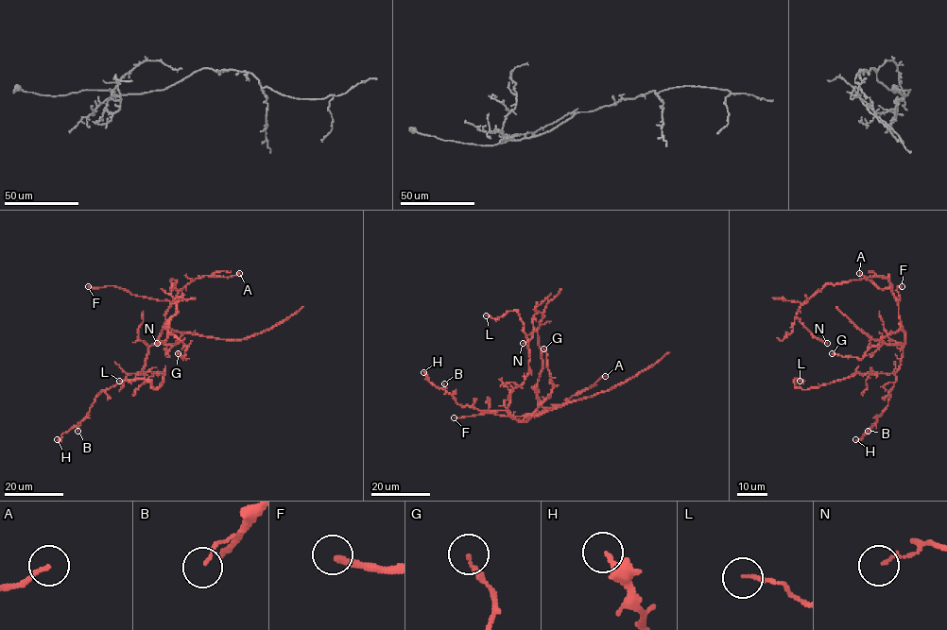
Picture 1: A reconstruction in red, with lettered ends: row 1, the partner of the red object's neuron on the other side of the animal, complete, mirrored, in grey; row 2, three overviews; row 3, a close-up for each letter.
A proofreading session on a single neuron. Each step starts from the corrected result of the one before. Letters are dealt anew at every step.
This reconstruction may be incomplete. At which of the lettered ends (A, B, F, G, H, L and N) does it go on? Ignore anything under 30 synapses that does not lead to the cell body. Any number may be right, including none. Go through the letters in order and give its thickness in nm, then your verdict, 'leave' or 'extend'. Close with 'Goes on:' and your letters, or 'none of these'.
A: 140 nm | leave
B: 100 nm | leave
F: 240 nm | leave
G: 240 nm | leave
H: 320 nm | leave
L: 140 nm | leave
N: 120 nm | leave
Goes on: none of these

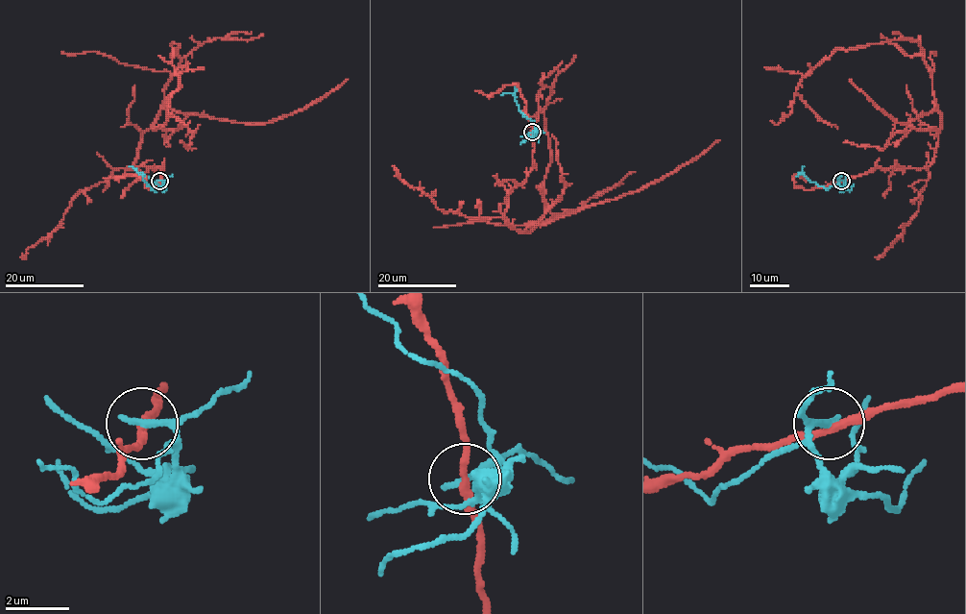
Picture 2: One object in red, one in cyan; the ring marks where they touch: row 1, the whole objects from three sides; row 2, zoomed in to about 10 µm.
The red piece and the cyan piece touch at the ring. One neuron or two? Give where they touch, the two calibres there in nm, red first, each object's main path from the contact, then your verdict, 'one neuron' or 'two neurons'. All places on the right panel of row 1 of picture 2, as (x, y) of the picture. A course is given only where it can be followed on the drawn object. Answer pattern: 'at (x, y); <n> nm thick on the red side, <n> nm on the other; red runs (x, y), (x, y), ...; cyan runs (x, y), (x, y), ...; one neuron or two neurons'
at (841, 181); 240 nm thick on the red side, 240 nm on the other; red runs (841, 181), (929, 165), (940, 115), (925, 59), (881, 42), (835, 50), (809, 71), (796, 93), (837, 128); cyan runs (841, 181), (826, 189), (804, 175), (802, 167), (805, 166); two neurons

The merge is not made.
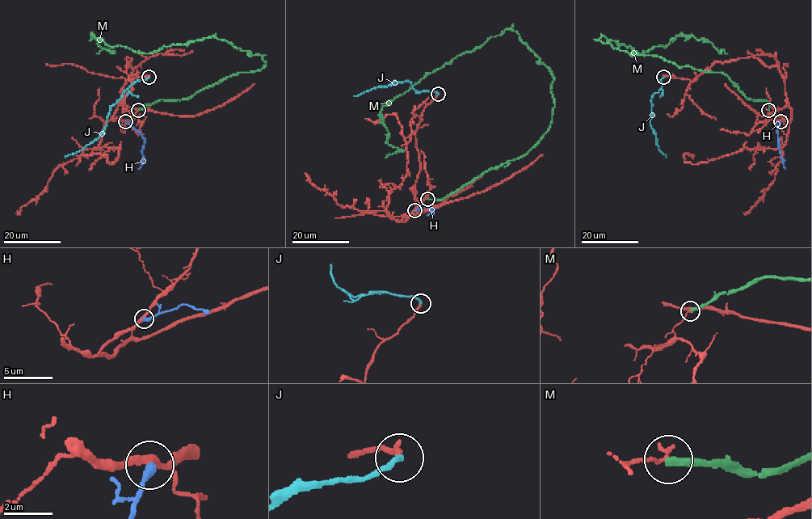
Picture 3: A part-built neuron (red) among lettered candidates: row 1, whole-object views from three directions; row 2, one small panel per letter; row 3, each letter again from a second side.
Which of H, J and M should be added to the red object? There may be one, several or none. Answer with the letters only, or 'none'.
J

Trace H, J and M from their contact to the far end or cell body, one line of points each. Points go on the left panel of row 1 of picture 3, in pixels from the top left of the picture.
H: (125, 120), (143, 137), (143, 161), (137, 169)
J: (149, 77), (136, 80), (111, 107), (106, 126), (98, 138), (65, 157)
M: (138, 110), (254, 72), (266, 65), (265, 55), (212, 35), (138, 53), (91, 35), (110, 50), (97, 54)

